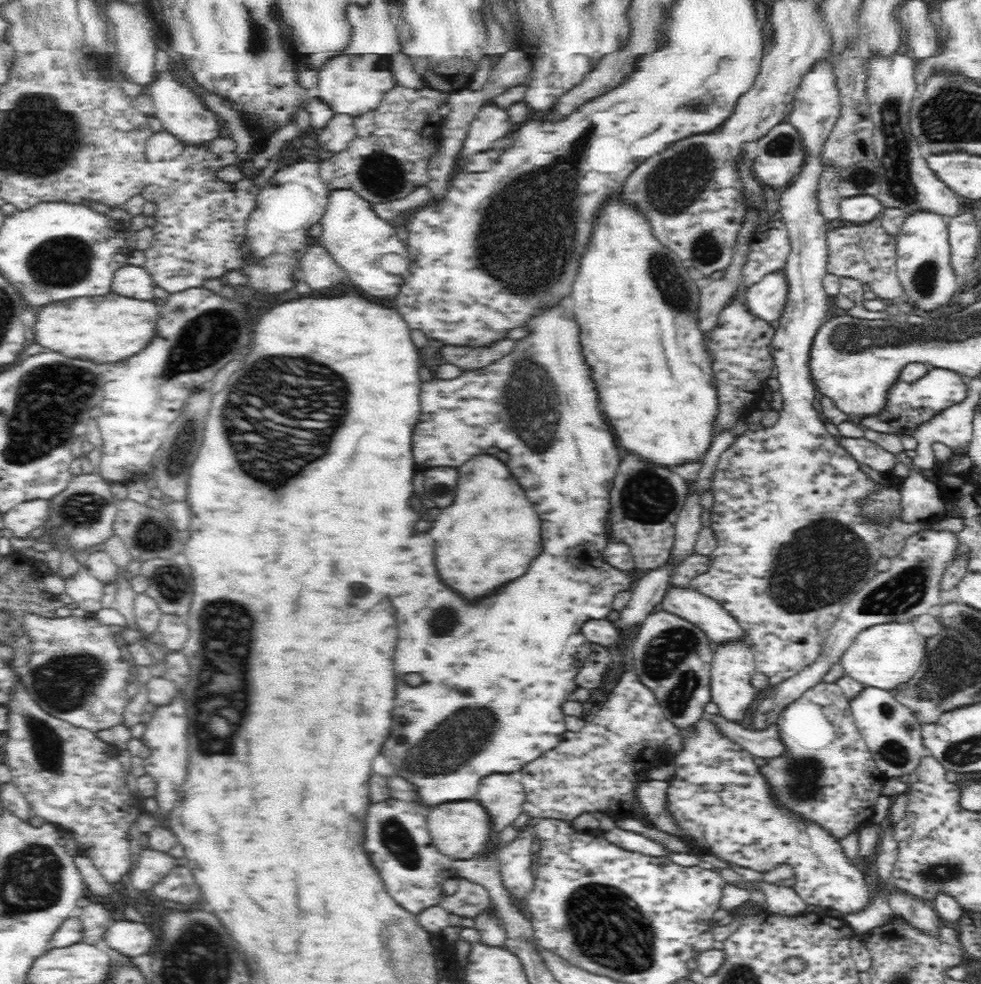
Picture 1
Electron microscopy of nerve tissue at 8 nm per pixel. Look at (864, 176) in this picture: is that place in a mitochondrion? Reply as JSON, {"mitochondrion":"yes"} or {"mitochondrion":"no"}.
{"mitochondrion":"yes"}

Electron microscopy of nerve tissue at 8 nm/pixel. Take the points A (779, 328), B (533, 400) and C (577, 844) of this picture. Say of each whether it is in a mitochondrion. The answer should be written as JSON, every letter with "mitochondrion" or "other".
{"A":"other","B":"mitochondrion","C":"other"}

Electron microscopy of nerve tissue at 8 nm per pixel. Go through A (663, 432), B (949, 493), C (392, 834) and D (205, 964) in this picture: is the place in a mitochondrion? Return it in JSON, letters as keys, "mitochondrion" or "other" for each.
{"A":"other","B":"other","C":"mitochondrion","D":"mitochondrion"}

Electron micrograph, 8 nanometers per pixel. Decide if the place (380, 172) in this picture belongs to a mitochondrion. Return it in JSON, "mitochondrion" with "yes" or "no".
{"mitochondrion":"yes"}

